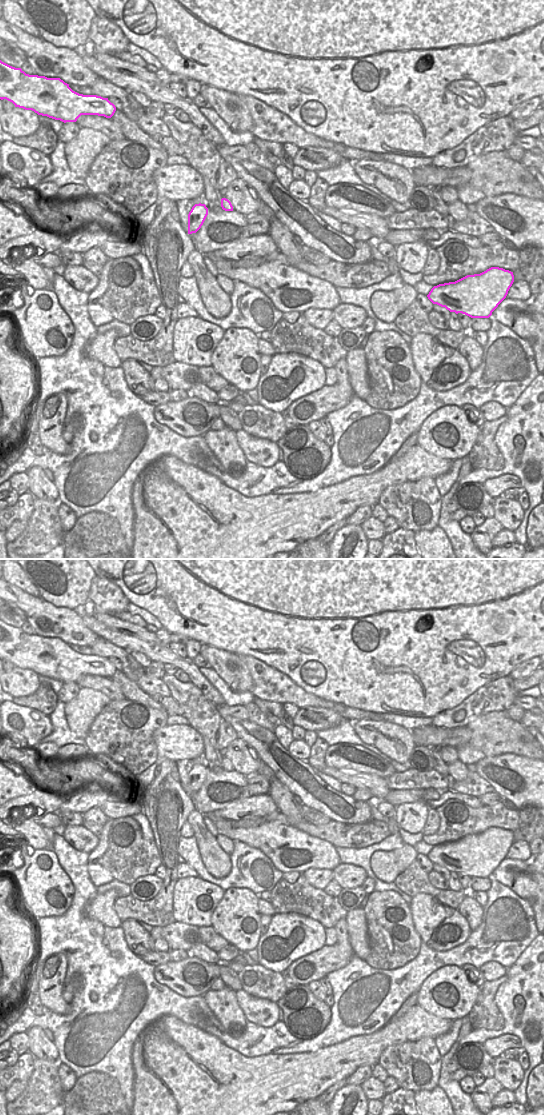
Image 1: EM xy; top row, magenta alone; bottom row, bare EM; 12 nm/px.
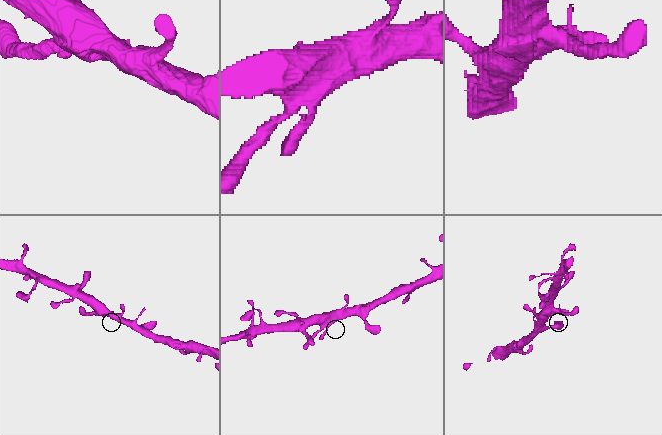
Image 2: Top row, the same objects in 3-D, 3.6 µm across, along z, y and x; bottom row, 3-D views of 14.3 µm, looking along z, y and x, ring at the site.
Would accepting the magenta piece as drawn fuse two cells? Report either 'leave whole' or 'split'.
leave whole

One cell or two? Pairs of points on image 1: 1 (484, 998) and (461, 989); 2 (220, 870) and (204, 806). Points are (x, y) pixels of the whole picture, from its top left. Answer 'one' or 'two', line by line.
1: two
2: two

